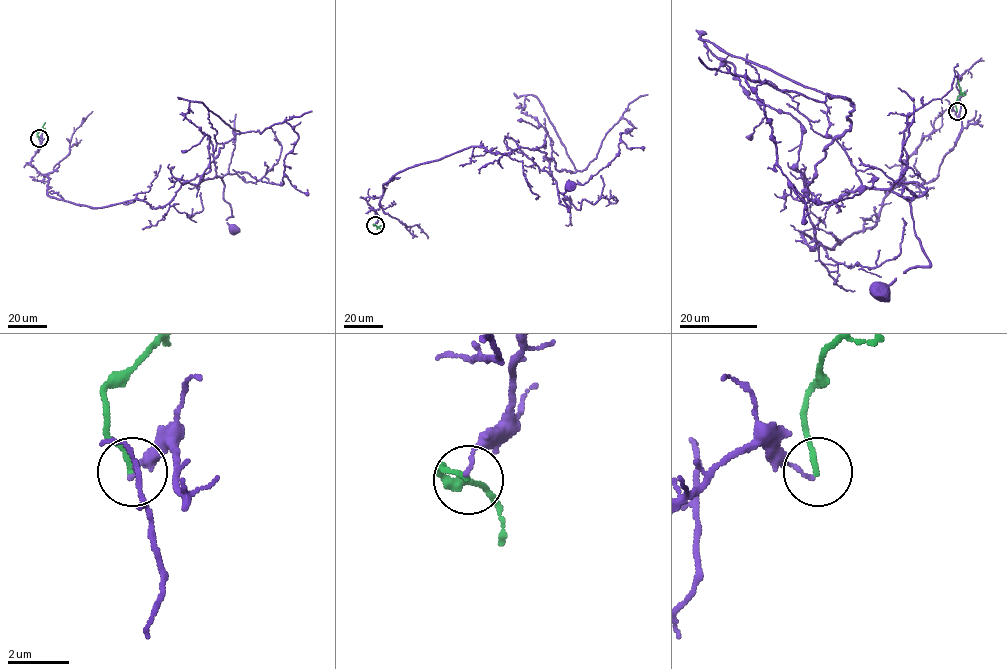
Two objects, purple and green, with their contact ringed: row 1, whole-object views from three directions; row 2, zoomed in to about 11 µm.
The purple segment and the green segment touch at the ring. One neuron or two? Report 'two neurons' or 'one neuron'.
two neurons

